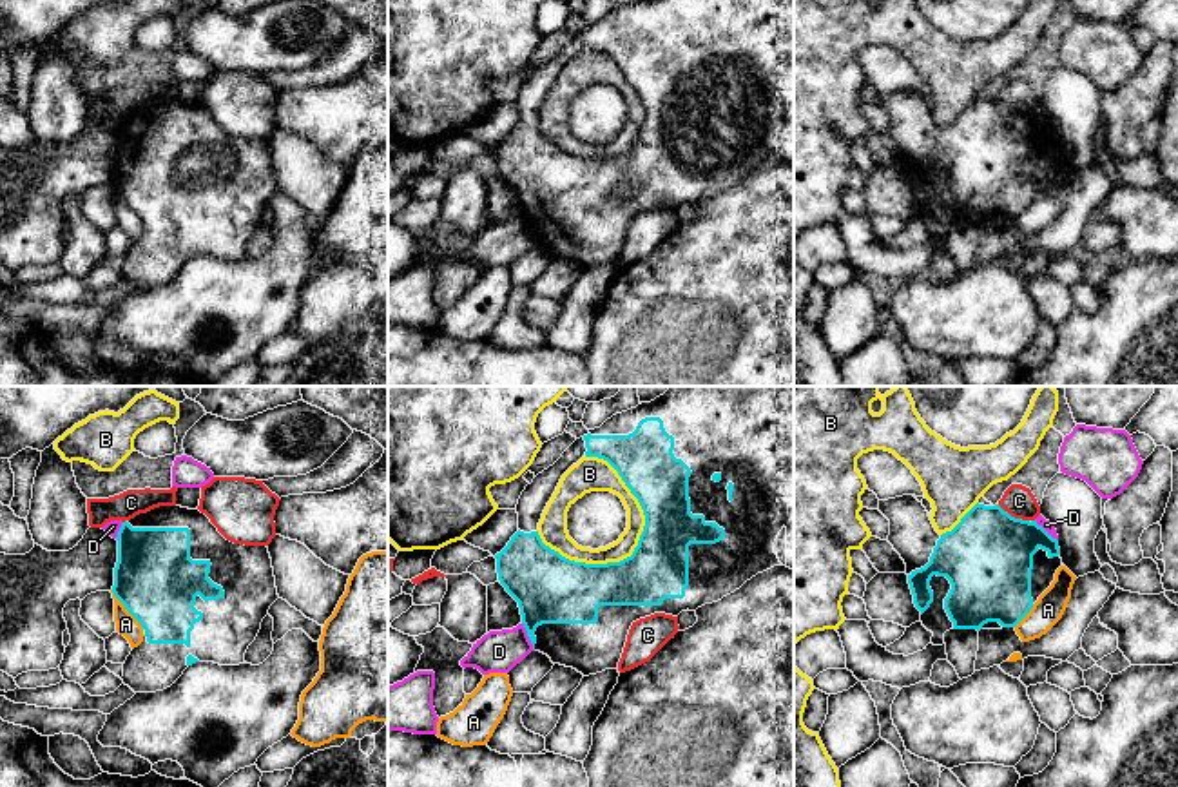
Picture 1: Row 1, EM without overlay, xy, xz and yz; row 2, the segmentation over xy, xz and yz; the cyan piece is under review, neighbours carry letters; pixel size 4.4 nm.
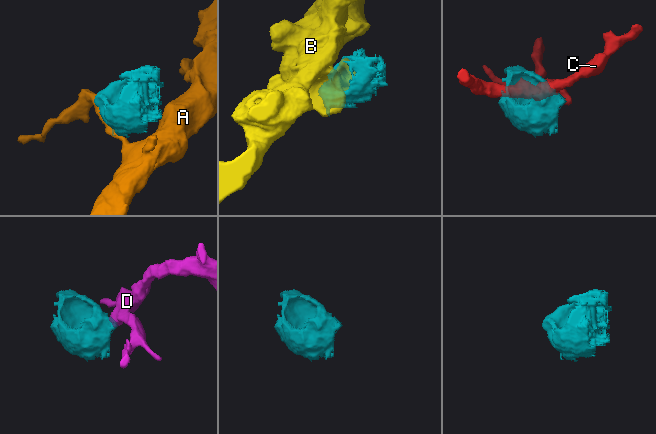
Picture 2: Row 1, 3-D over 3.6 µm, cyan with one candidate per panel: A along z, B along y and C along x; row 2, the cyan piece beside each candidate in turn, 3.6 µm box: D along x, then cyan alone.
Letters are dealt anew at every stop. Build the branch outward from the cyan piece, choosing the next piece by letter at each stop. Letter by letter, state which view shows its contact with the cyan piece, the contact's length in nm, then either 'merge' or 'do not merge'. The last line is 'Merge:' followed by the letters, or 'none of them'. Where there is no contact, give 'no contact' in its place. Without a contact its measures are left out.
A: meets cyan in xy; contact 220 nm long; do not merge
B: meets cyan in xz; contact 500 nm long; do not merge
C: meets cyan in yz; contact 160 nm long; do not merge
D: meets cyan in xz; contact 140 nm long; do not merge
Merge: none of them

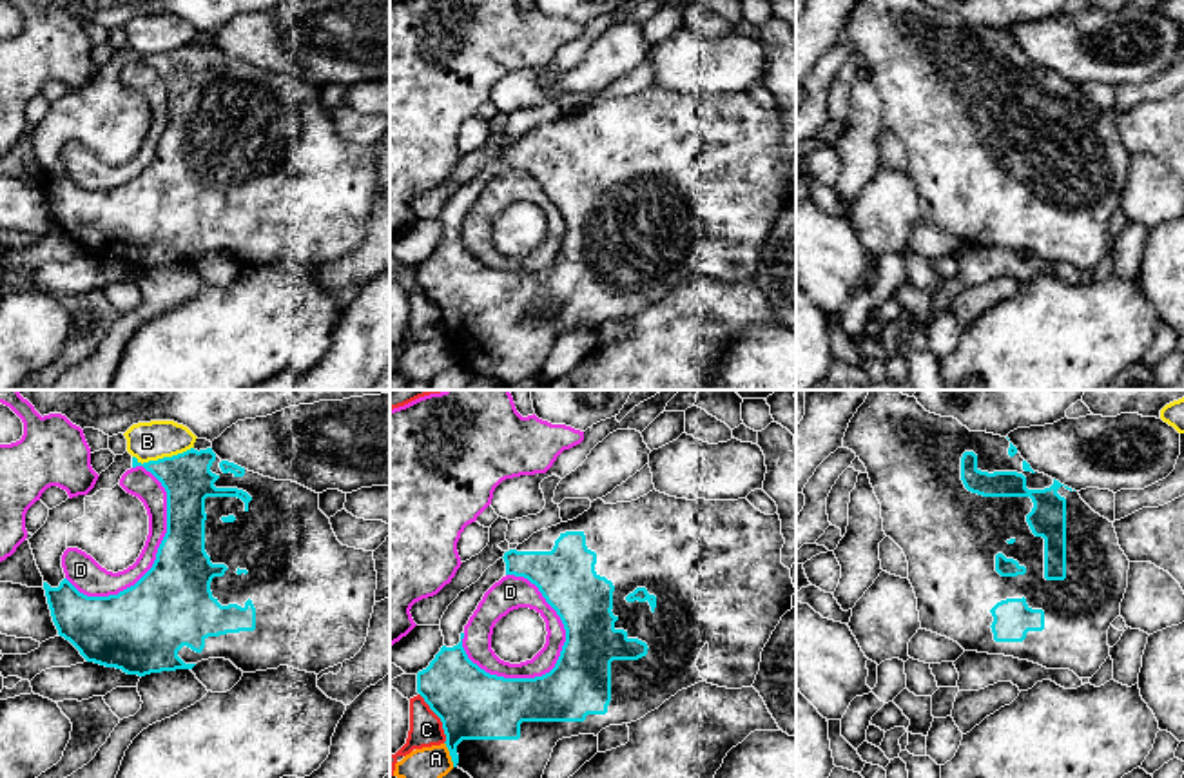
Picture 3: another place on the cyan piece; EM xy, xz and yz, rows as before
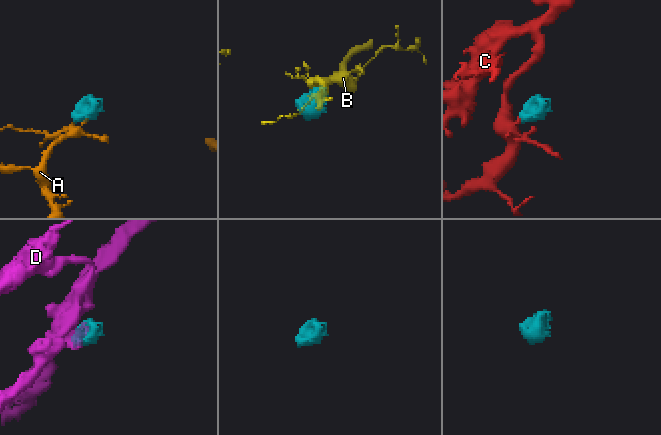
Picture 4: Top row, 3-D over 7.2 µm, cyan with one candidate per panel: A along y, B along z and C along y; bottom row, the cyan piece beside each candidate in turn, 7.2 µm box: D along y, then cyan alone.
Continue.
A: meets cyan in xz; contact 120 nm long; do not merge
B: meets cyan in xy; contact 280 nm long; do not merge
C: meets cyan in xz; contact 260 nm long; do not merge
D: meets cyan in xz; contact 480 nm long; do not merge
Merge: none of them

